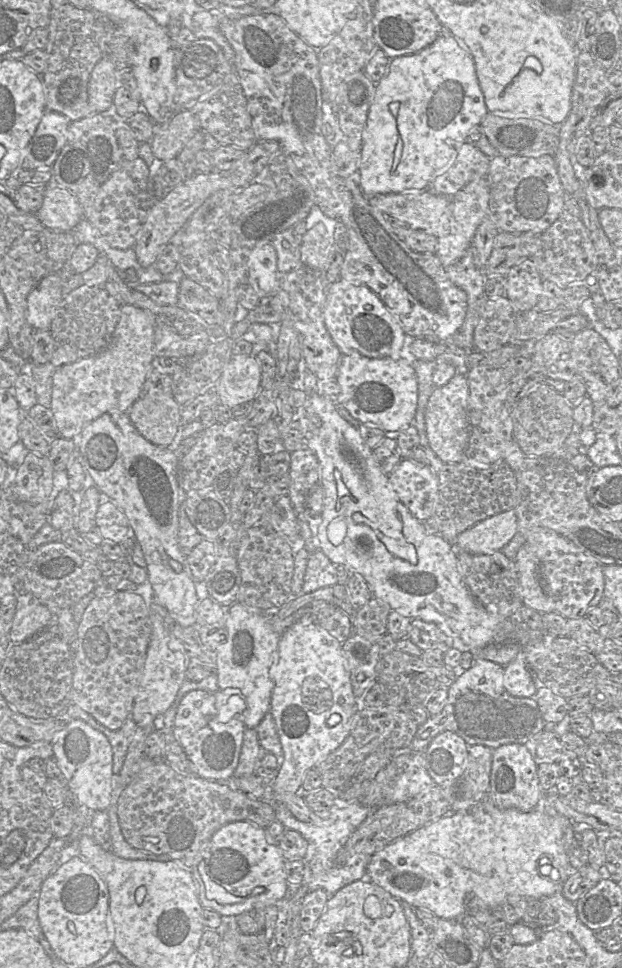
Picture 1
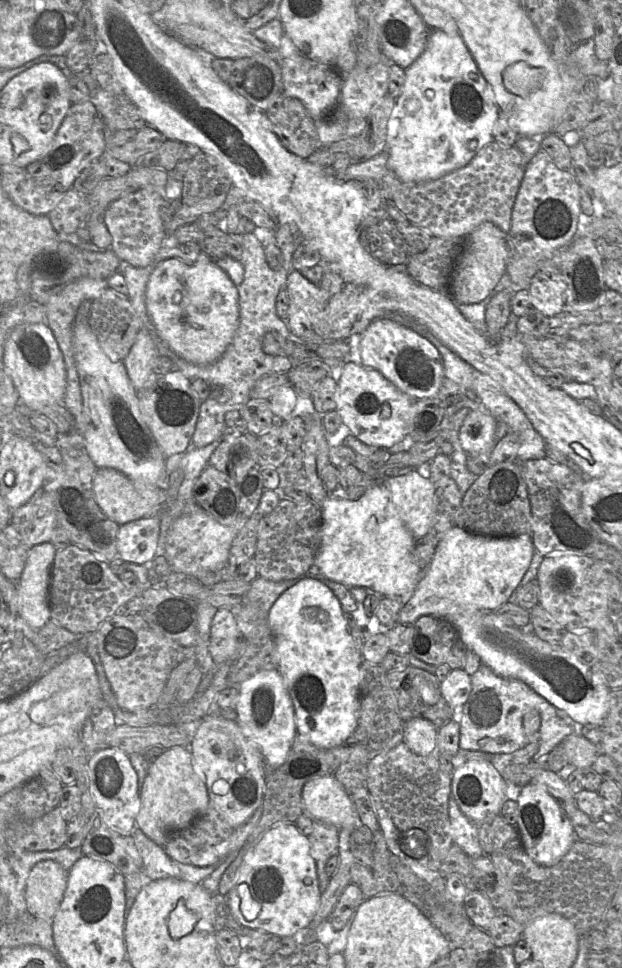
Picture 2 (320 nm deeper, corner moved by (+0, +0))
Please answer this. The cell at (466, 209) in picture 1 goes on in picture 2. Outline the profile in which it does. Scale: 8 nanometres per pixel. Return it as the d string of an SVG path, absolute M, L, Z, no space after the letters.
M486 221L477 226L465 239L462 250L457 256L451 274L450 290L444 291L457 303L472 304L490 299L506 273L509 257L507 233L494 223Z

